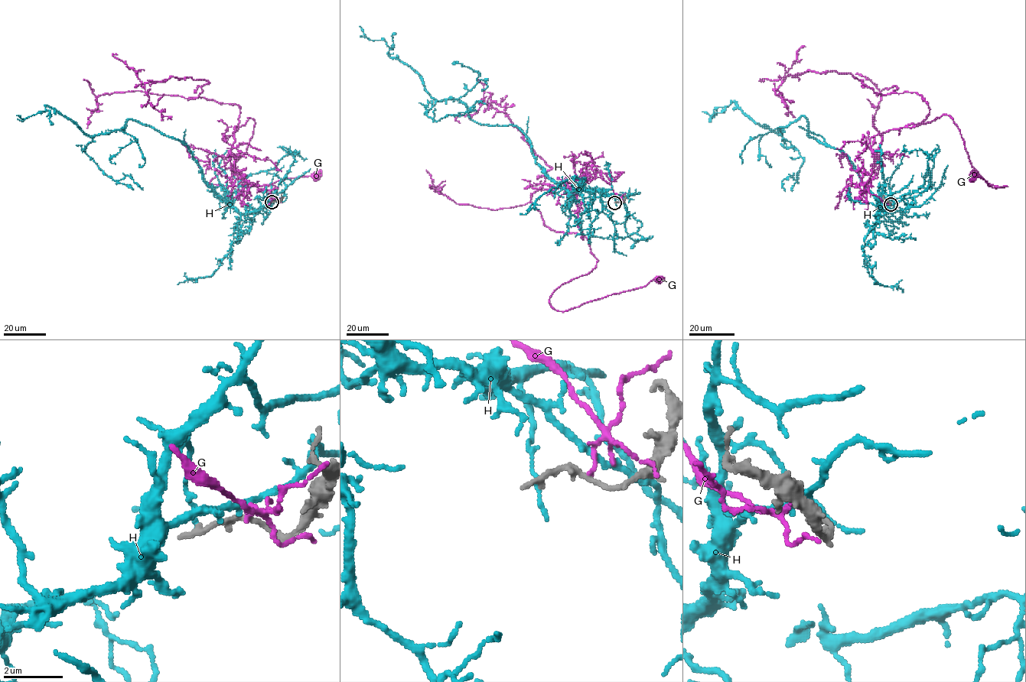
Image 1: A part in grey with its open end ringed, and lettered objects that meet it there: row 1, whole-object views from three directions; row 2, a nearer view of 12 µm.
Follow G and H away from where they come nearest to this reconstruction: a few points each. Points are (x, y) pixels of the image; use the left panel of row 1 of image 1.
G: (276, 201), (242, 178), (231, 154), (248, 118), (247, 150), (206, 185), (317, 175)
H: (273, 201), (238, 212), (204, 180), (186, 145), (131, 119), (90, 136), (47, 106), (24, 118), (16, 115)

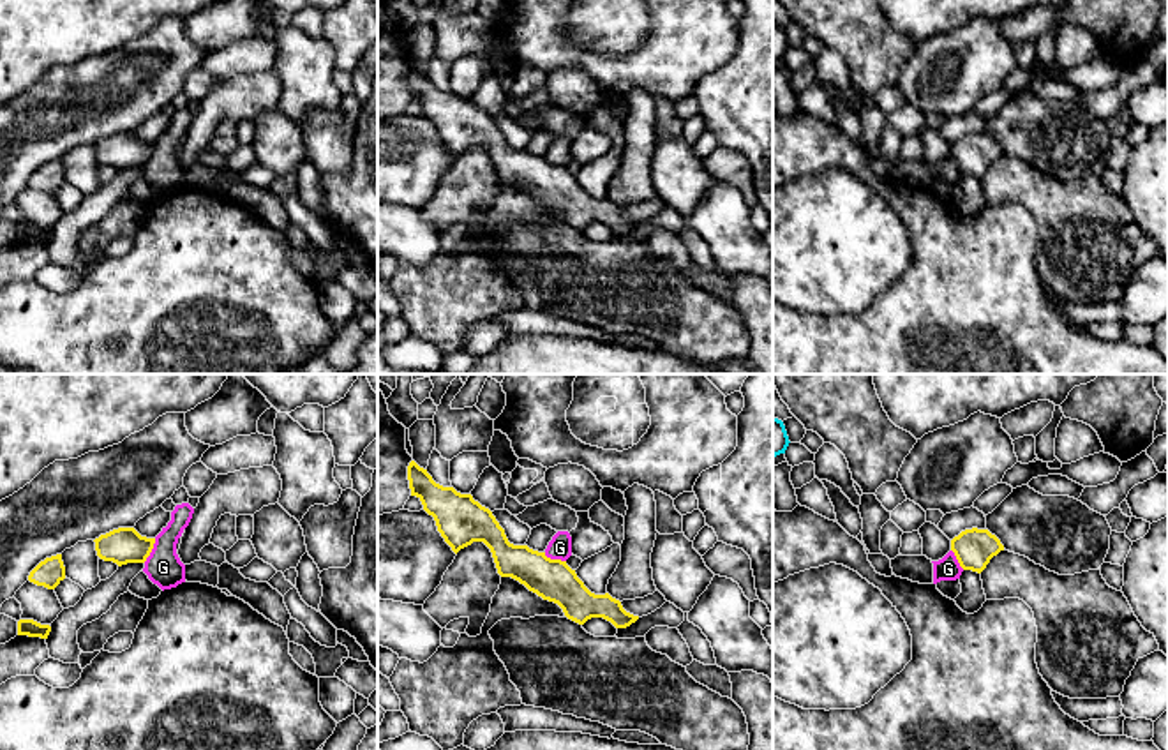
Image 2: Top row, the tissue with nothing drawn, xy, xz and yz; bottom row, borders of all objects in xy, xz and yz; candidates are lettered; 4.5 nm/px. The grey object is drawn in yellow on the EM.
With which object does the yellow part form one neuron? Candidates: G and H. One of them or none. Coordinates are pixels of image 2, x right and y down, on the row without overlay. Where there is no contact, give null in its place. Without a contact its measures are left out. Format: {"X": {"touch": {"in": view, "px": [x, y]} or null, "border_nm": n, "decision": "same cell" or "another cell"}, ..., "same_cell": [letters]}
{"G": {"touch": {"in": "xy", "px": [150, 156]}, "border_nm": 130, "decision": "another cell"}, "H": {"touch": null, "decision": "another cell"}, "same_cell": []}

